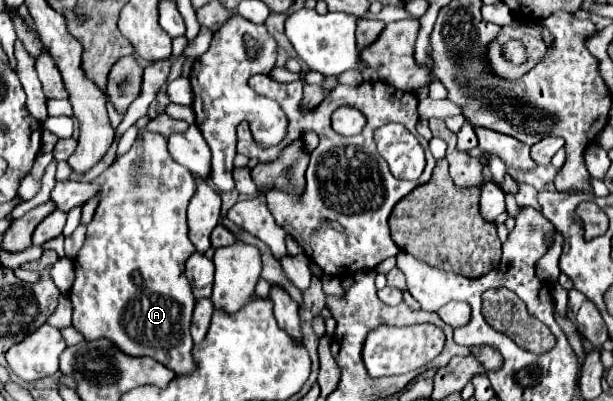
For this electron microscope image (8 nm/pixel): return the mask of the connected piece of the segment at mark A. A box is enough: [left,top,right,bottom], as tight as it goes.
[51,133,196,373]

